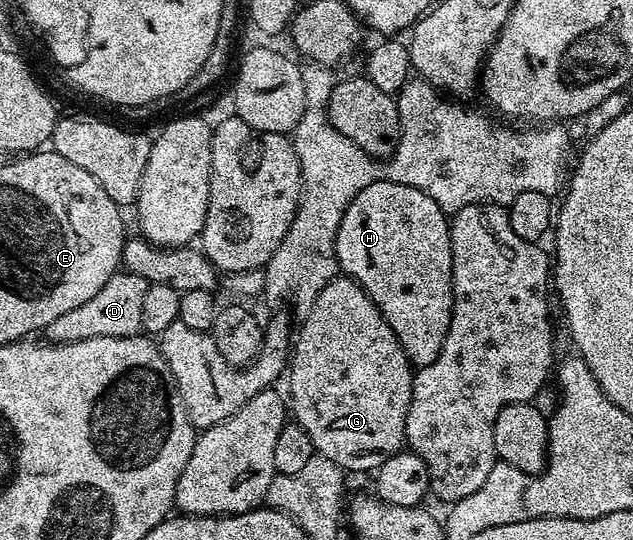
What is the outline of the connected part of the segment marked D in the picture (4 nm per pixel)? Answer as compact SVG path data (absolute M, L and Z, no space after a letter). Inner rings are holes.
M118 273L91 297L91 301L83 301L79 309L71 309L71 313L63 313L63 317L55 317L51 325L47 325L43 332L48 342L78 343L84 339L98 339L99 337L115 337L127 339L136 336L141 331L143 321L143 296L146 295L148 283L143 277L128 273Z

